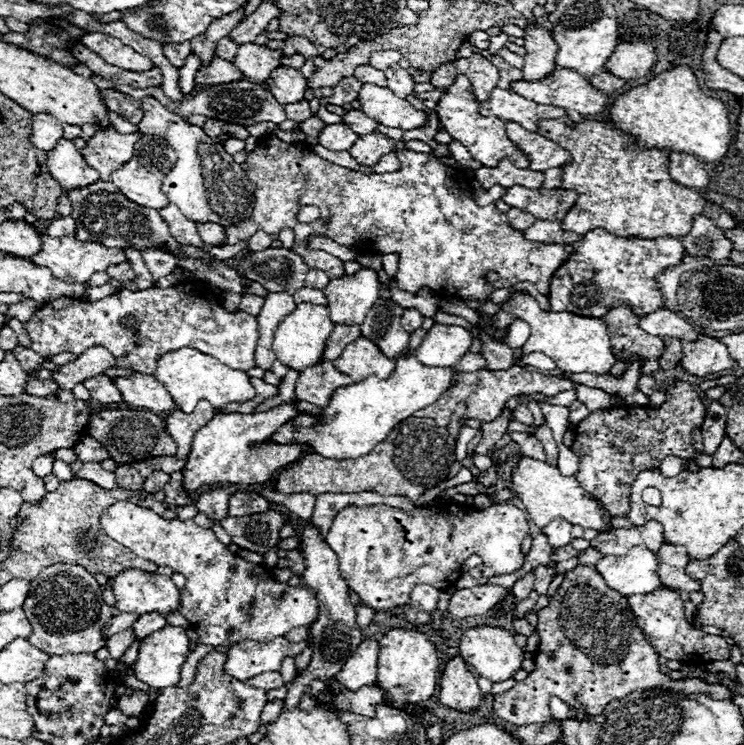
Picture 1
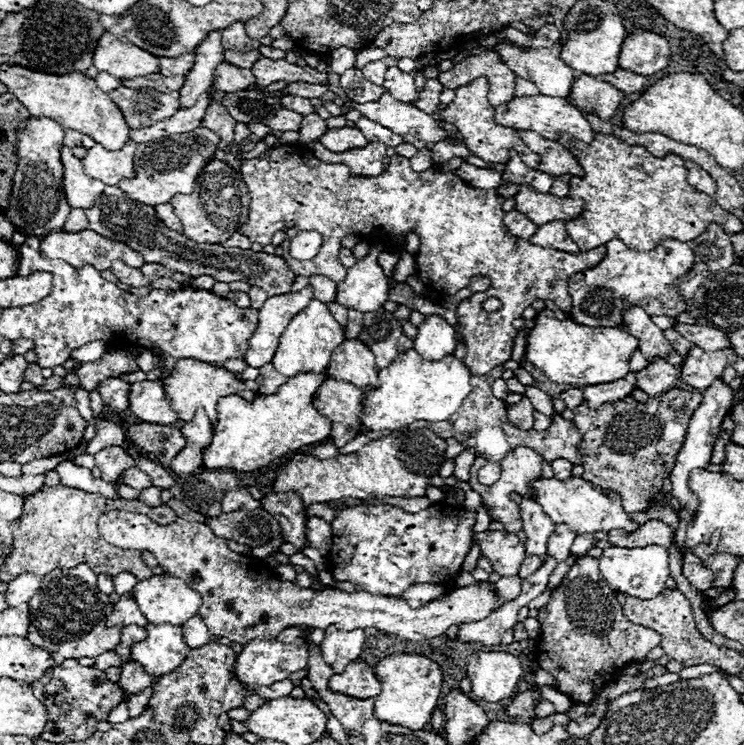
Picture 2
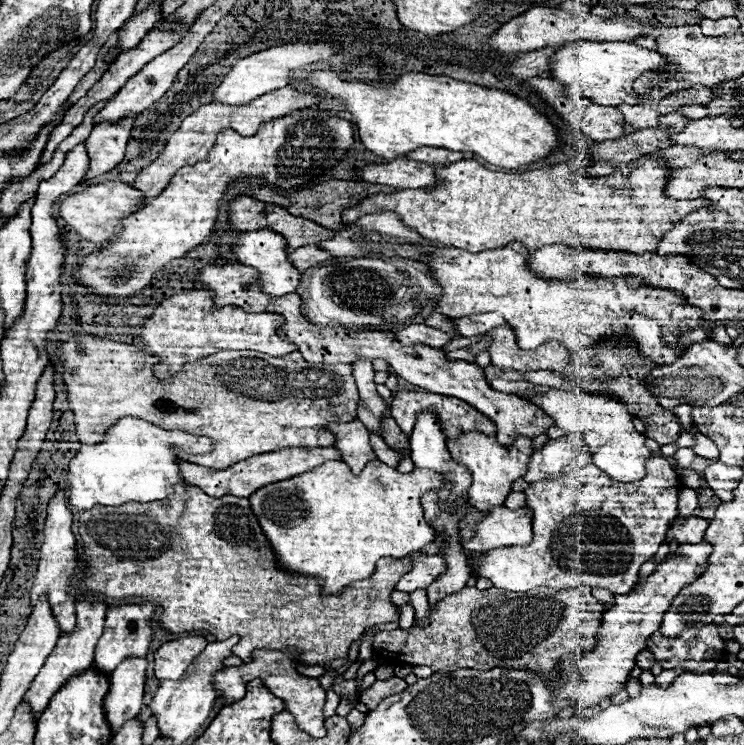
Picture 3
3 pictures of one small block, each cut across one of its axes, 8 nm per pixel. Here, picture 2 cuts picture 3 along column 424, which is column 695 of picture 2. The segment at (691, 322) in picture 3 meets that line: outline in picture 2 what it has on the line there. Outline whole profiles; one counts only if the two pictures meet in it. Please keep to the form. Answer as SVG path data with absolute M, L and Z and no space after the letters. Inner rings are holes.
M610 240L606 244L606 260L600 266L574 274L570 278L570 318L584 326L622 326L622 314L634 306L644 308L650 316L678 316L686 312L686 302L678 294L676 286L680 276L688 274L694 264L696 254L688 242L664 240L656 250L638 252L620 240Z

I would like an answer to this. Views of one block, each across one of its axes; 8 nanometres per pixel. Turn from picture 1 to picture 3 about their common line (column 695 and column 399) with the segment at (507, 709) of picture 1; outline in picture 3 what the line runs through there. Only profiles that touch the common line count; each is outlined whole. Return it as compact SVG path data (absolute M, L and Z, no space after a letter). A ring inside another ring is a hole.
M396 676L390 678L390 680L376 680L376 682L360 696L360 702L366 704L368 710L372 710L372 708L376 708L376 704L378 704L382 698L392 696L392 694L396 694L396 692L402 692L406 686L408 686L408 684L404 682L404 679L396 678Z

